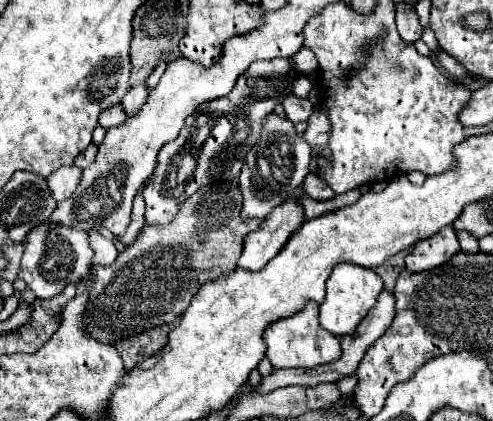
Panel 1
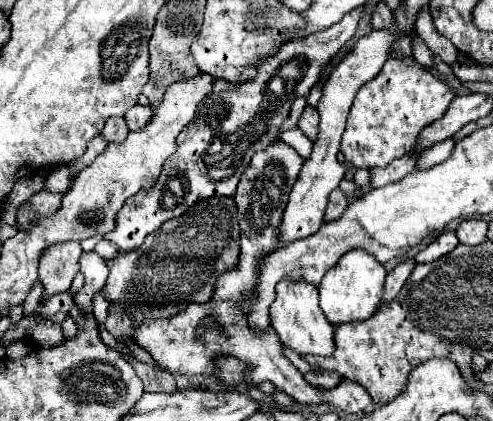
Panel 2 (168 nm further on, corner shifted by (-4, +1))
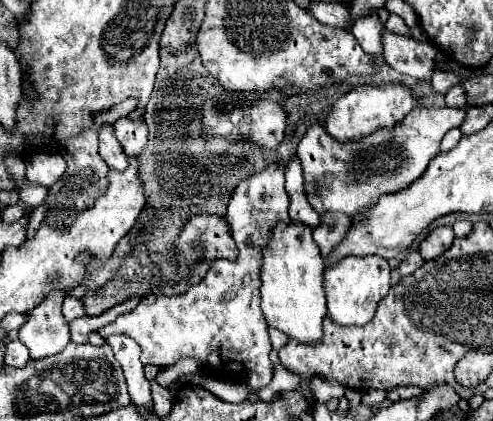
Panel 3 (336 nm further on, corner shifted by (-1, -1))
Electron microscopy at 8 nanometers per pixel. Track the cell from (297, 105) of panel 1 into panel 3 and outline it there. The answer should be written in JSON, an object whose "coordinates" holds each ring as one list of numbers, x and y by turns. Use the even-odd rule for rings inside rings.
{"coordinates":[[415,109,405,115,405,121,393,125,393,129,377,129,373,137,365,137,365,141,349,141,349,145,333,141,321,125,313,125,297,147,311,207,317,213,339,211,351,219,361,217,363,209,373,205,381,193,395,193,395,189,409,187,417,181,425,173,429,161,439,153,443,135,449,129,459,127,463,119,463,109]]}

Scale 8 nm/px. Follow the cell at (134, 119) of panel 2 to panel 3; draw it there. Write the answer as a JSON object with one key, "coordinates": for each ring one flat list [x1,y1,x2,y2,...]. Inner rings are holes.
{"coordinates":[[129,117,119,119,115,125,115,137,121,143,127,157,139,157,147,145,147,125,145,121,131,121]]}

